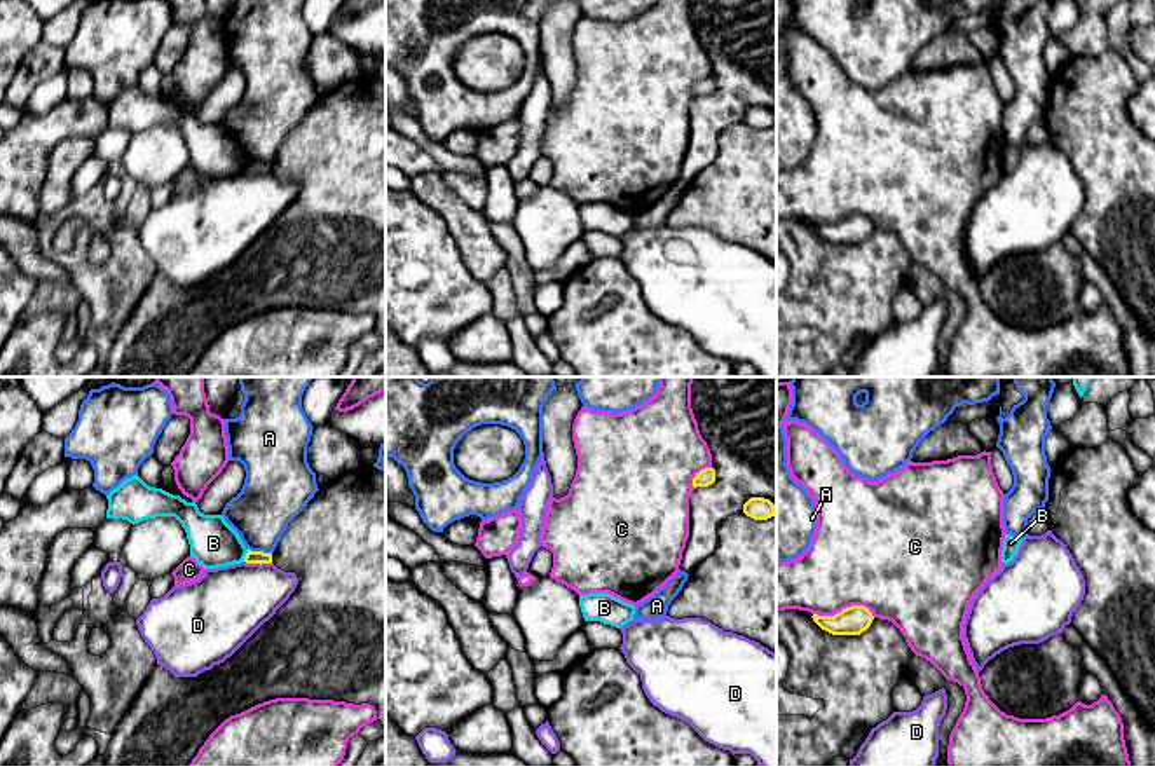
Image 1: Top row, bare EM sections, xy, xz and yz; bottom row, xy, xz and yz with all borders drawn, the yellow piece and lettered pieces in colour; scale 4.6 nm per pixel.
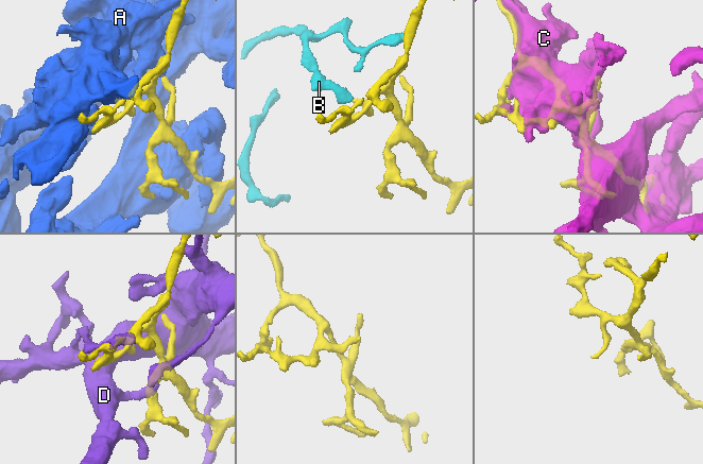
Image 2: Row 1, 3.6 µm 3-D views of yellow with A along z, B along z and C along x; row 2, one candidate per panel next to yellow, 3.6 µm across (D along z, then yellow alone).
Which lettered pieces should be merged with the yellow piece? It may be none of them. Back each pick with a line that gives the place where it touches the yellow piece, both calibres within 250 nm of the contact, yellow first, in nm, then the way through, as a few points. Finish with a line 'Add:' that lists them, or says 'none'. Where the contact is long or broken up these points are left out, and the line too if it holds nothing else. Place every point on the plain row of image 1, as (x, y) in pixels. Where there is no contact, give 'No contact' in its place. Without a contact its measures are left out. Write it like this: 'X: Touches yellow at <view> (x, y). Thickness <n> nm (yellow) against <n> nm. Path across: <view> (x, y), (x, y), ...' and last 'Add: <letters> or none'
Add: none

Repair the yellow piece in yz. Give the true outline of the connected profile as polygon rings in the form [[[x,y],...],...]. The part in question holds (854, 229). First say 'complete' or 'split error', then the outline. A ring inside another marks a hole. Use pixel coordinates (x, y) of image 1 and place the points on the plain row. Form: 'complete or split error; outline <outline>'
complete; outline [[[864,215],[846,216],[834,225],[813,223],[811,227],[822,239],[832,244],[860,244],[874,229],[872,222]]]

